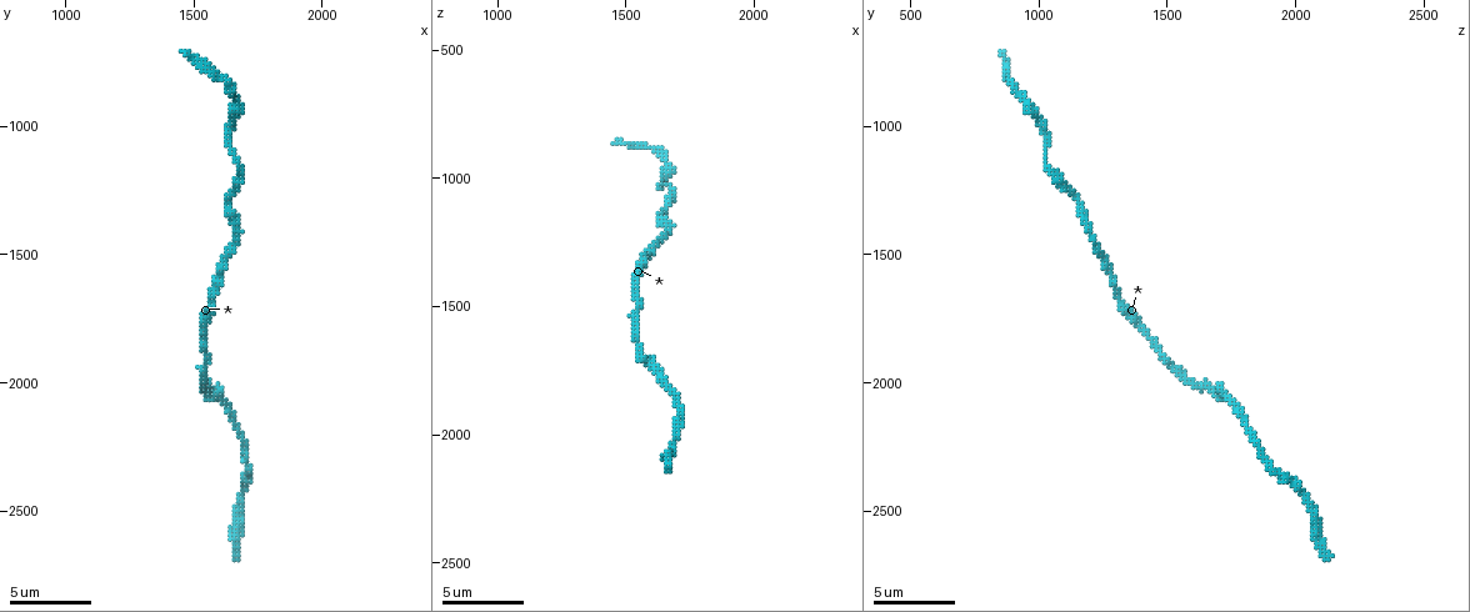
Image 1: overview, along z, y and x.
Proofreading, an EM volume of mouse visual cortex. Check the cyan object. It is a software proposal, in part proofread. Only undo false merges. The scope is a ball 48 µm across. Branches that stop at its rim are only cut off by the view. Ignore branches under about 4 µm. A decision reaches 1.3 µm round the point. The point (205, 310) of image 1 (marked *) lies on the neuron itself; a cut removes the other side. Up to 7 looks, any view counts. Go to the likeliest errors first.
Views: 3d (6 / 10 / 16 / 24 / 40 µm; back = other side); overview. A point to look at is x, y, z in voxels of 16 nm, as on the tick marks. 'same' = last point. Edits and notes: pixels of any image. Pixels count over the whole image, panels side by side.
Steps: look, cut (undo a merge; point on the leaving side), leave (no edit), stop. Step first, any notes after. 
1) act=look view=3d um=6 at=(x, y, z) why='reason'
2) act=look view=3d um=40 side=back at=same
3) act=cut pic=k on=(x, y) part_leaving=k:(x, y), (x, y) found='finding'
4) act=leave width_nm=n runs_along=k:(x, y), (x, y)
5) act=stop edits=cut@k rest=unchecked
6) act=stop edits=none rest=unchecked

act=look view=3d um=6 at=(1670, 1190, 1050) why='thick turns thin'

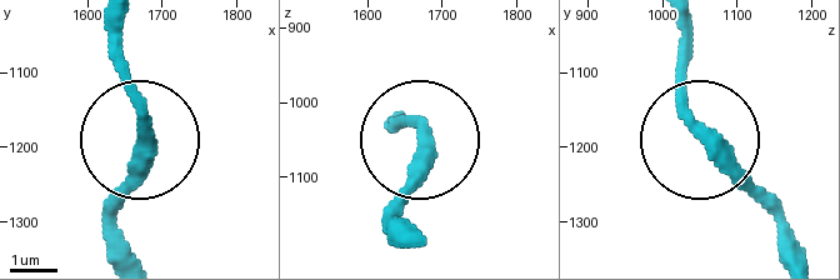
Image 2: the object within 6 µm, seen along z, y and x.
act=leave runs_along=2:(119, 258), (119, 198), (143, 126), (119, 30) found='continuous, no second neuron'

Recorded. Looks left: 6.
act=look view=3d um=6 at=(1660, 1420, 1200) why='calibre changes'

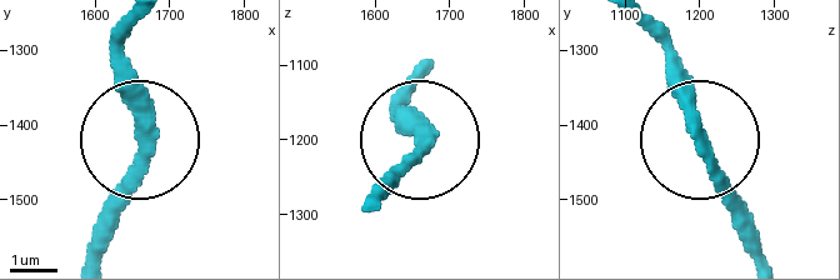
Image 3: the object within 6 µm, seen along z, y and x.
act=leave found='all the same neuron'

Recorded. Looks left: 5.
act=look view=3d um=6 at=(1650, 2130, 1800)

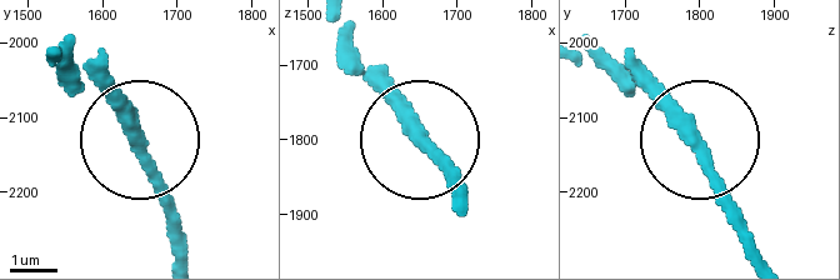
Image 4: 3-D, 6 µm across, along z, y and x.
act=look view=3d um=6 side=back at=(1640, 2125, 1790)

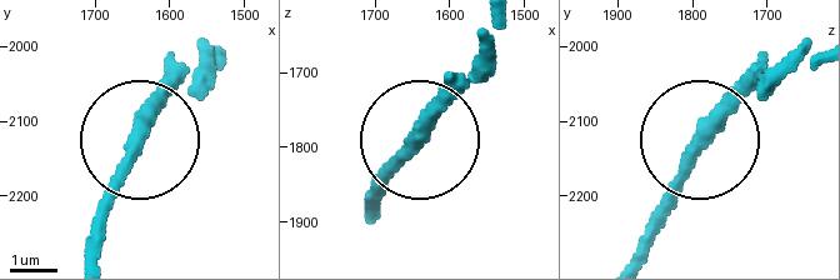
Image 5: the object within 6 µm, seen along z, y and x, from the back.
act=leave runs_along=5:(816, 58), (768, 73), (709, 133), (641, 236) found='one neuron here'

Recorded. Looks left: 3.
act=stop edits=none rest=unchecked

